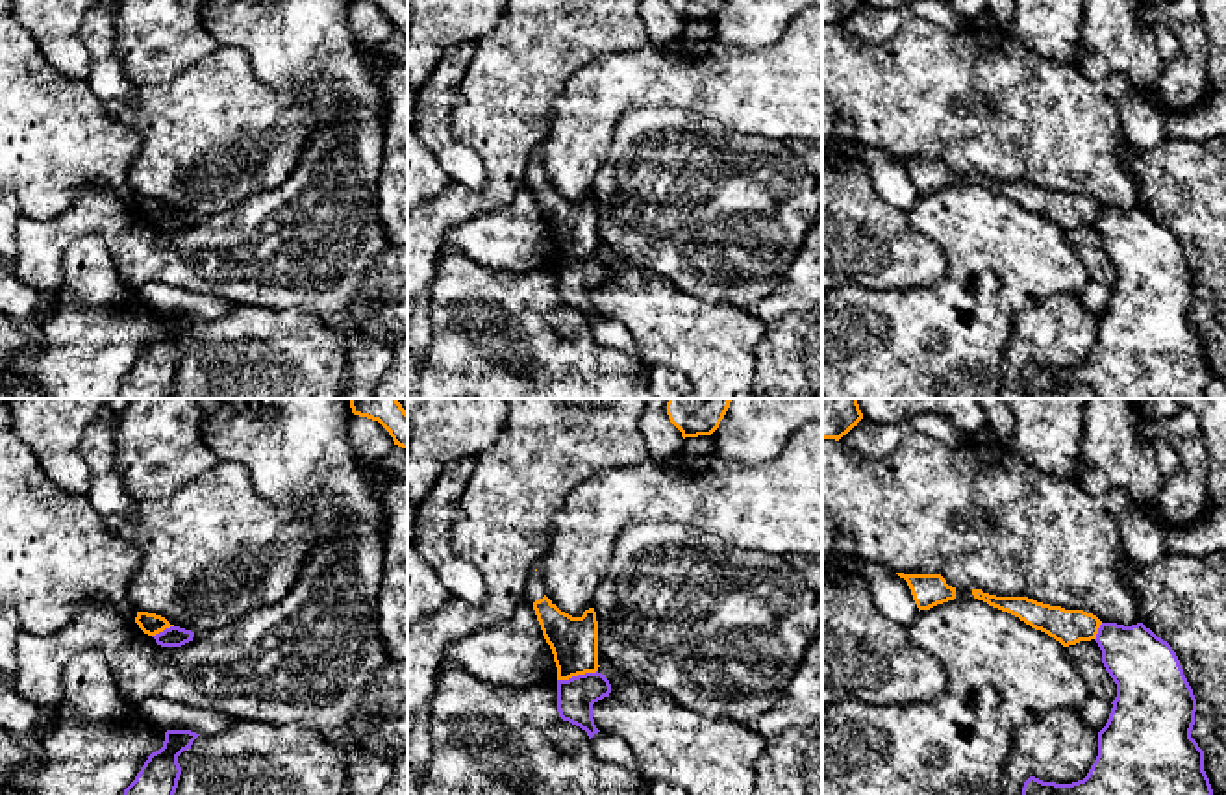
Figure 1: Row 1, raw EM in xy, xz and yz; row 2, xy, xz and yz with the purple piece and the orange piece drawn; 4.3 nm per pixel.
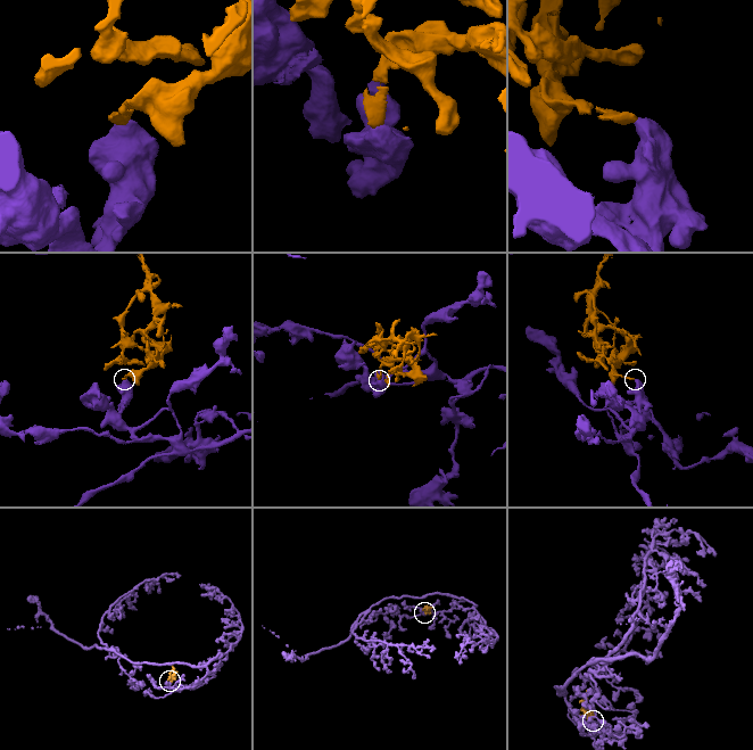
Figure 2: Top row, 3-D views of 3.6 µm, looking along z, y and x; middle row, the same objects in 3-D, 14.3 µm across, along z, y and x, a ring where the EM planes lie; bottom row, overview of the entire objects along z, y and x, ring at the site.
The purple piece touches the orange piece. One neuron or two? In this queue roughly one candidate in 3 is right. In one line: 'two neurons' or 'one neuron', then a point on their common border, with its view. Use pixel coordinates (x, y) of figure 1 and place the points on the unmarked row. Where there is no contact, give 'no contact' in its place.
one neuron | xz (578, 260)

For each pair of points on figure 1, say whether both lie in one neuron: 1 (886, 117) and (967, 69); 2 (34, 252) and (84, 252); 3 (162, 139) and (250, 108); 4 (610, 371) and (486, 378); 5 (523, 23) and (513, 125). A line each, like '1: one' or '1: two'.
1: one
2: two
3: one
4: one
5: one

